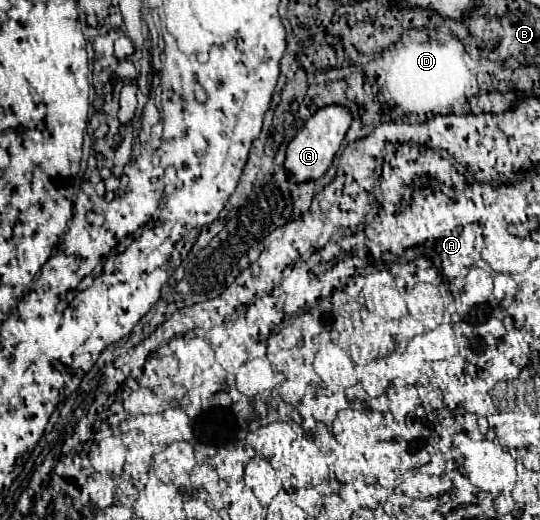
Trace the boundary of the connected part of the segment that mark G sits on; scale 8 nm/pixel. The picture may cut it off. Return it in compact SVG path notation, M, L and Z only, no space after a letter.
M328 105L318 109L306 123L304 127L296 133L296 137L290 141L288 151L286 151L286 161L284 167L292 175L296 183L318 179L326 173L326 169L332 165L332 159L336 151L340 149L348 127L352 125L352 113L346 105Z

